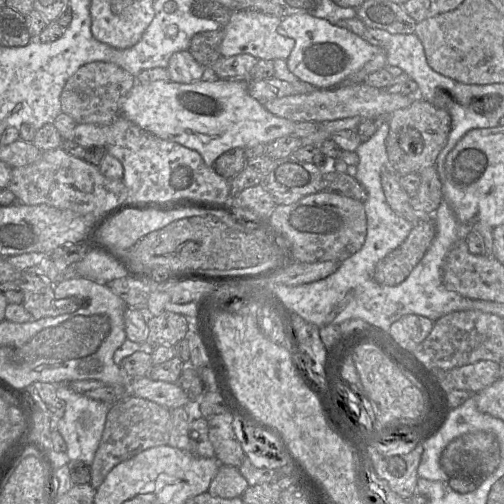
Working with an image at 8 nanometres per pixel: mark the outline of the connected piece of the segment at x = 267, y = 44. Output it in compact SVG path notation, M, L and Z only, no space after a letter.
M254 9L233 11L220 44L221 56L249 54L260 60L287 60L295 47L295 41L279 34L278 26L282 19Z

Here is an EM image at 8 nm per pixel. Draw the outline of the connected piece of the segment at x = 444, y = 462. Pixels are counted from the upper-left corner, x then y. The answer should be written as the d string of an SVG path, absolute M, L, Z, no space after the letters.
M479 431L462 435L443 451L440 464L449 477L486 478L501 462L501 449L497 437Z

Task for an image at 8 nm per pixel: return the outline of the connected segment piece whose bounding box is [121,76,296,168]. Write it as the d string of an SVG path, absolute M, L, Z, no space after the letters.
M209 77L184 84L154 81L135 84L121 105L121 117L143 130L197 151L205 164L213 168L216 159L234 148L249 148L291 135L296 122L273 115L253 98L246 79Z

